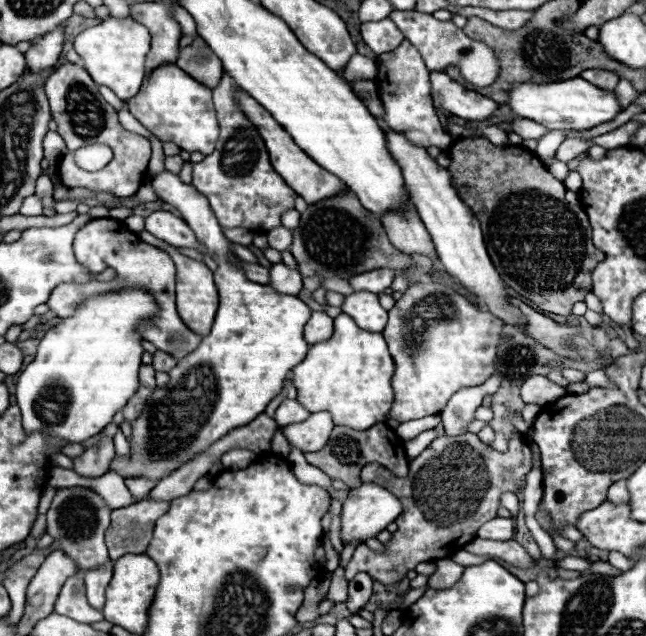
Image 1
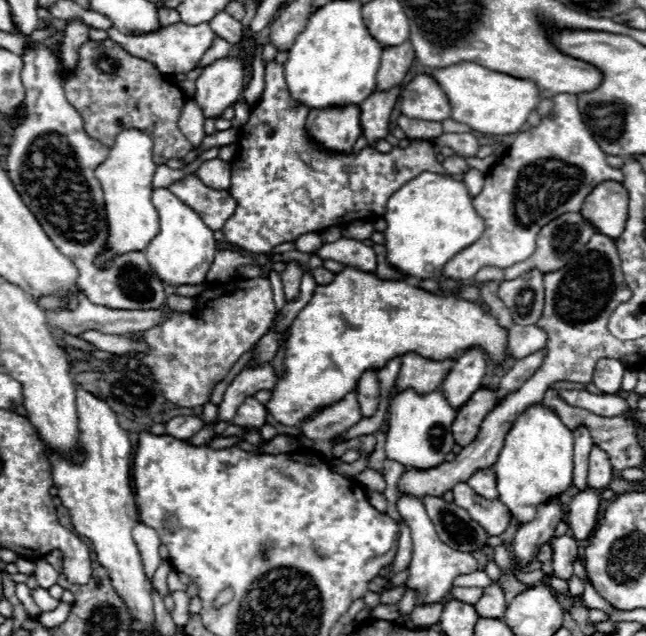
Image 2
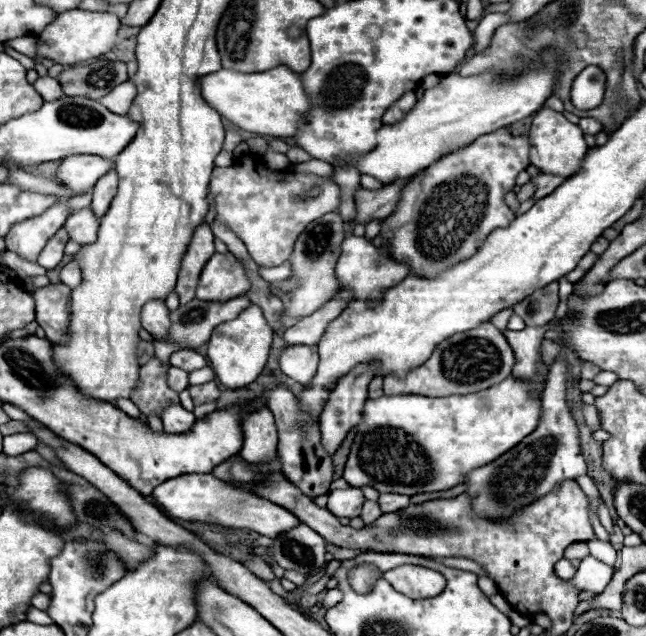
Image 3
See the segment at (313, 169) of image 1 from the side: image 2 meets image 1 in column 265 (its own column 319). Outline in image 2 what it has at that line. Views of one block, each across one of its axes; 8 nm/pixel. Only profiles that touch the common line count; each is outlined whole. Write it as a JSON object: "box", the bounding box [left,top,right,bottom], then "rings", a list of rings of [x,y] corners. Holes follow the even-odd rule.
{"box":[306,106,360,152],"rings":[[[360,106],[358,108],[326,108],[326,112],[314,108],[308,114],[306,130],[312,138],[316,138],[324,148],[334,152],[352,152],[354,142],[360,138]]]}

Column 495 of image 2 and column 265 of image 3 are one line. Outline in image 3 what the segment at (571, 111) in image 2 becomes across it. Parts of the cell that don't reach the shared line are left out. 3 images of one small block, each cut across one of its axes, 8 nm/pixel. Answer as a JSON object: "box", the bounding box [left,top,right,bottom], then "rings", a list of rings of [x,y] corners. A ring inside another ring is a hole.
{"box":[210,154,340,266],"rings":[[[246,154],[240,160],[242,164],[214,168],[212,172],[210,186],[216,200],[216,214],[238,234],[258,266],[280,266],[290,258],[300,232],[312,220],[338,208],[340,188],[336,182],[322,176],[272,170],[264,164],[260,154]],[[308,188],[320,188],[322,192],[316,198],[300,200],[298,196]]]}

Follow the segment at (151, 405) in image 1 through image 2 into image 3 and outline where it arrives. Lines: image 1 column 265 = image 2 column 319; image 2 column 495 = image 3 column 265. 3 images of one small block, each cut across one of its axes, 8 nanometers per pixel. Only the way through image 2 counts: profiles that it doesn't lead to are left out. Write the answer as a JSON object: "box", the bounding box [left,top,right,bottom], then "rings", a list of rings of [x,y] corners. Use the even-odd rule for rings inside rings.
{"box":[208,304,272,388],"rings":[[[252,304],[244,312],[240,312],[234,320],[228,320],[212,330],[210,342],[208,342],[208,362],[210,368],[216,372],[218,380],[228,388],[242,388],[258,378],[262,372],[268,350],[272,344],[272,328],[266,324],[264,314],[260,312],[260,306]]]}

